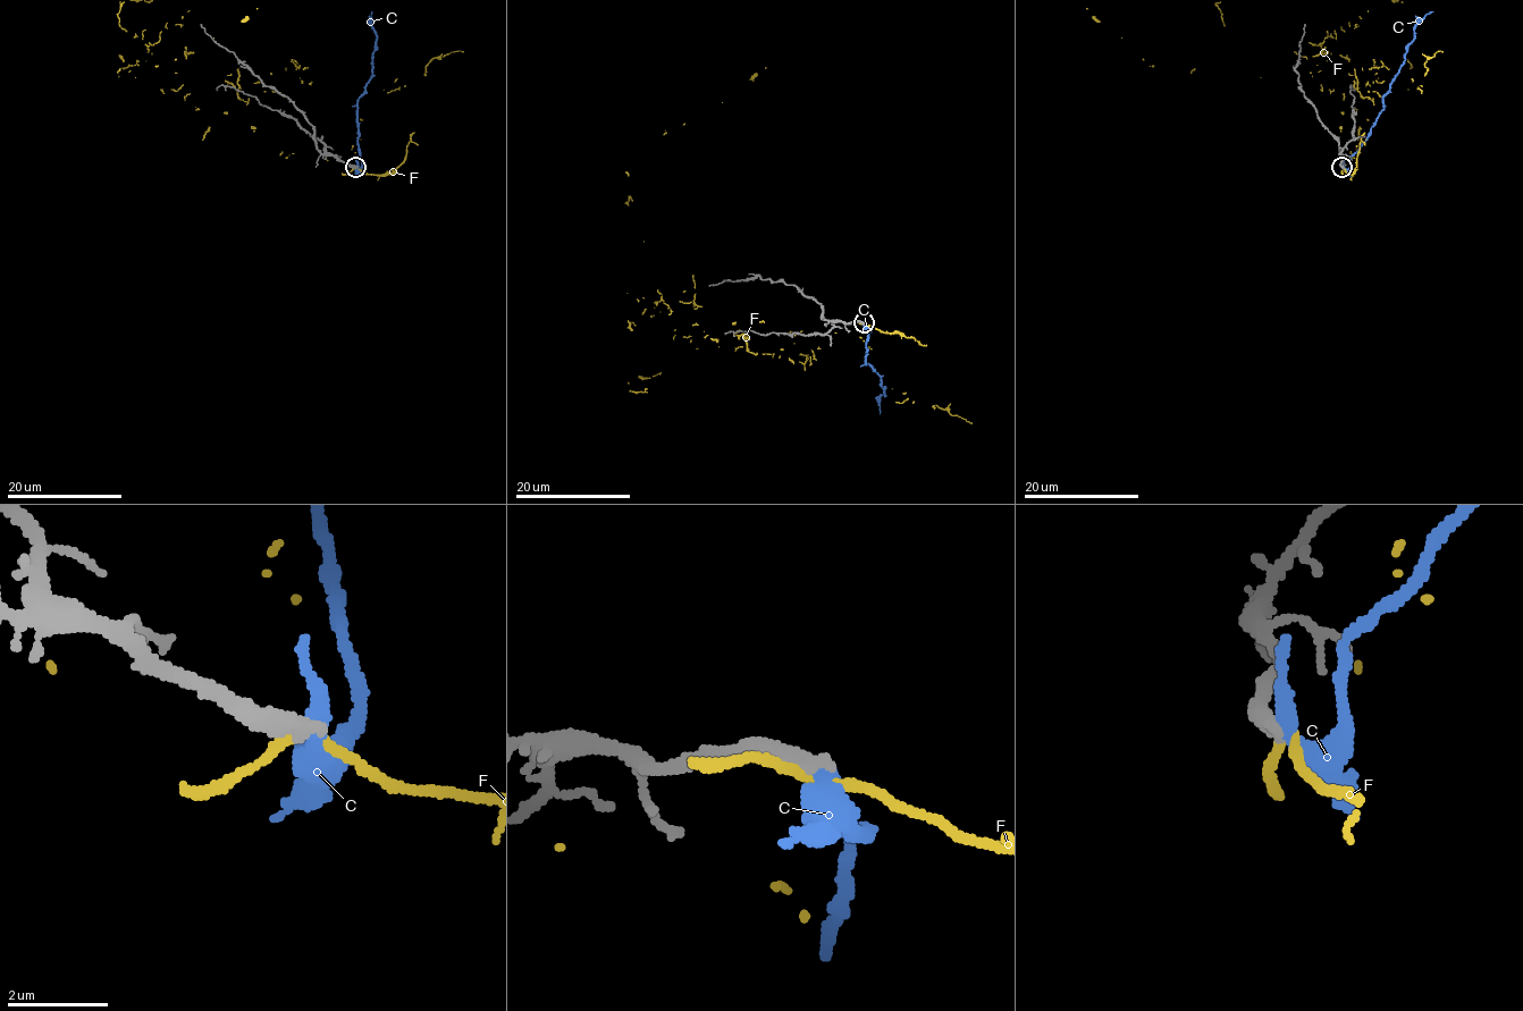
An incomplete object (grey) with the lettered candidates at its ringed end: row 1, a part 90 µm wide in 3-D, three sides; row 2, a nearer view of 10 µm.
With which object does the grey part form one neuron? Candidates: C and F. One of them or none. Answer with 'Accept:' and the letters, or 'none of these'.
Accept: none of these

